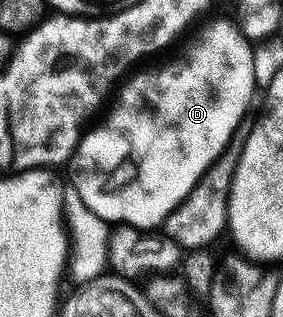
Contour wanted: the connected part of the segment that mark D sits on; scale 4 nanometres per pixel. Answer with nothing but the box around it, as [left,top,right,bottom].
[68,25,256,231]

